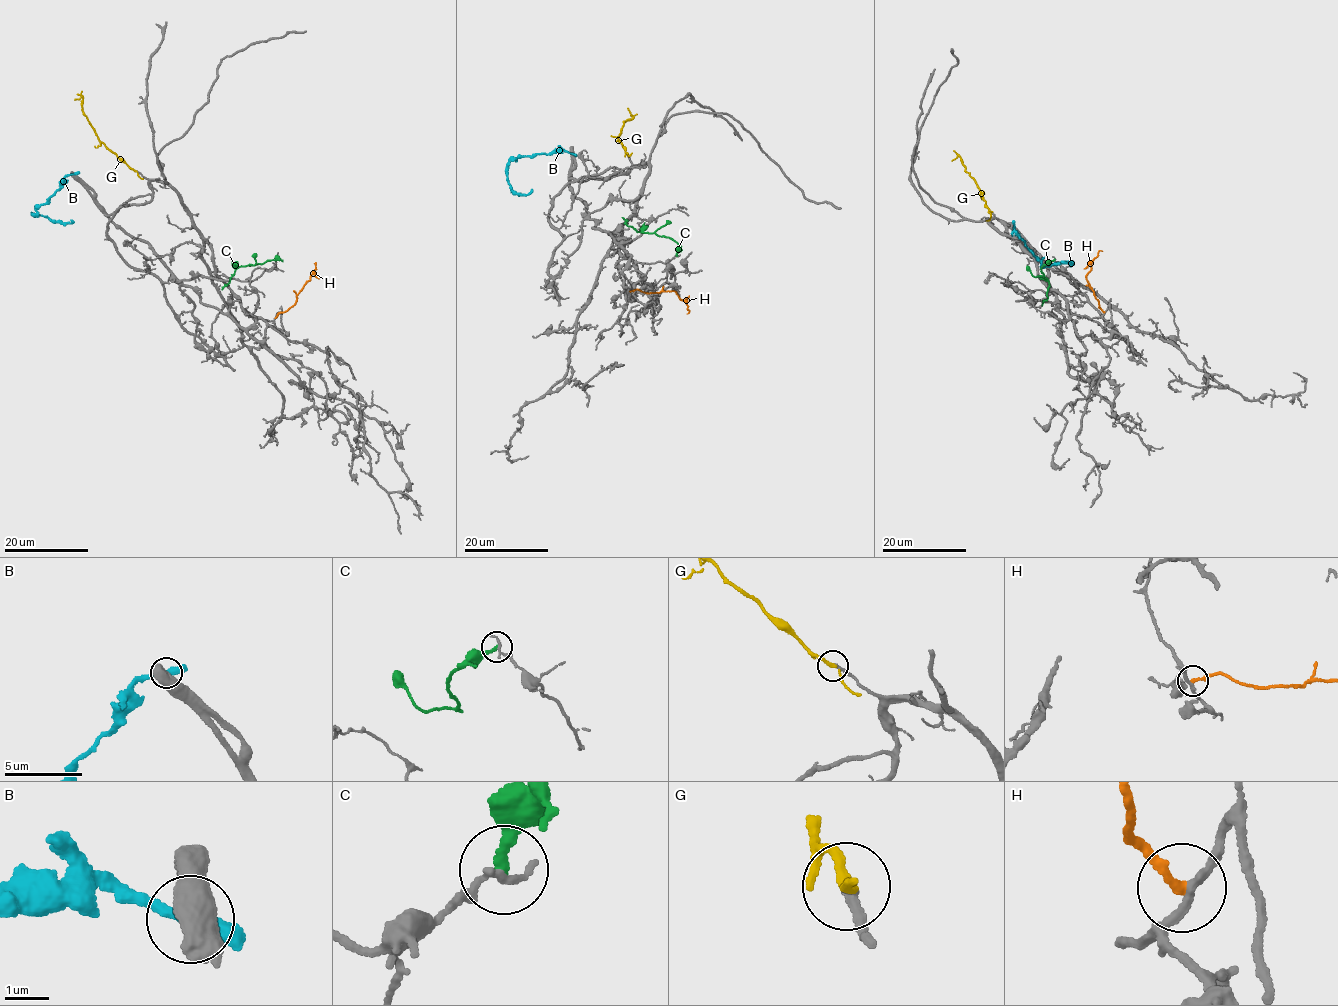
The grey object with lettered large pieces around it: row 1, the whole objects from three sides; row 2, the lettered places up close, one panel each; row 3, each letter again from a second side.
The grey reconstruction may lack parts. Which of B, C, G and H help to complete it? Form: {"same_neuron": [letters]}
{"same_neuron": ["G", "H"]}

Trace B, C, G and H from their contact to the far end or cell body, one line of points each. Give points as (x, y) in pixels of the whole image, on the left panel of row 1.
B: (74, 174), (67, 175), (33, 215), (70, 223), (71, 220)
C: (277, 255), (277, 259), (264, 263), (239, 266), (221, 289)
G: (135, 171), (99, 140), (83, 111), (81, 97), (74, 100)
H: (275, 317), (292, 306), (310, 279), (314, 263)

